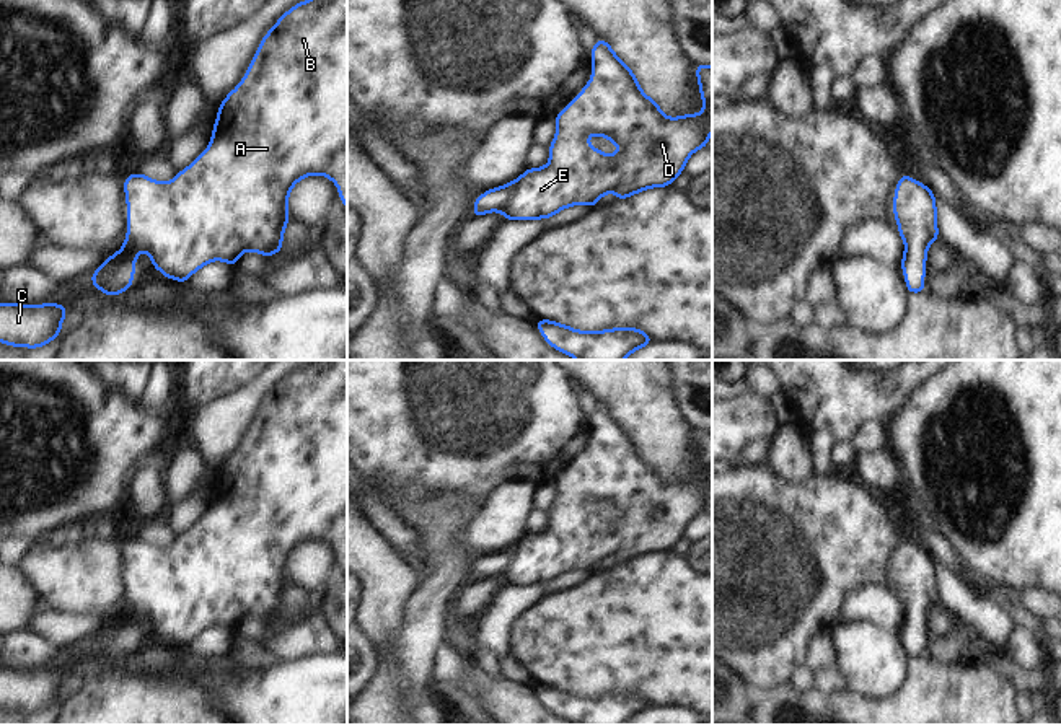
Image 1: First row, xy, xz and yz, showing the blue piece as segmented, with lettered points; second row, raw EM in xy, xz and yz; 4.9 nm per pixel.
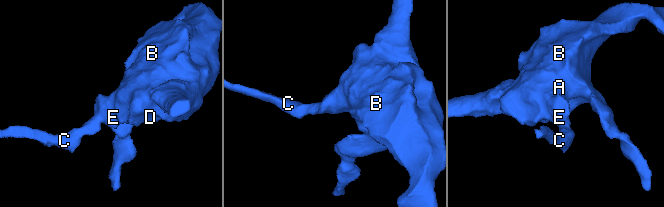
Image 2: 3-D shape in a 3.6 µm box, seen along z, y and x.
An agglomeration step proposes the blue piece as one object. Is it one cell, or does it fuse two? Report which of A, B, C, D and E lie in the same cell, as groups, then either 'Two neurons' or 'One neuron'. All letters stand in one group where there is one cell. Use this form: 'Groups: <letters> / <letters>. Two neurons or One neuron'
Groups: A B C D E. One neuron

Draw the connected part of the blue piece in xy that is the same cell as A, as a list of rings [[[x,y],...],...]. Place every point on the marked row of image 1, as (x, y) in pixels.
[[[305,0],[277,20],[262,37],[243,80],[220,103],[209,147],[173,181],[155,181],[142,173],[124,178],[124,246],[106,257],[103,266],[91,272],[90,280],[109,297],[127,292],[140,251],[150,254],[152,266],[166,279],[183,283],[212,261],[235,267],[248,249],[264,257],[279,254],[290,218],[290,191],[300,179],[313,174],[328,176],[347,209],[347,0]]]

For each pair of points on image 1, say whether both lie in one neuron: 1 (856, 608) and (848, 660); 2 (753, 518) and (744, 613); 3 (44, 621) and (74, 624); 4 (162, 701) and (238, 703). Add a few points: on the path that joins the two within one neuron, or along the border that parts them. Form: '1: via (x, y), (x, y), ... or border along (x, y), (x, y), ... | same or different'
1: border along (843, 618), (862, 618), (890, 632) | different
2: via (747, 541), (747, 590) | same
3: via (51, 624), (67, 624) | same
4: border along (180, 681), (193, 681), (201, 686), (219, 707) | different

